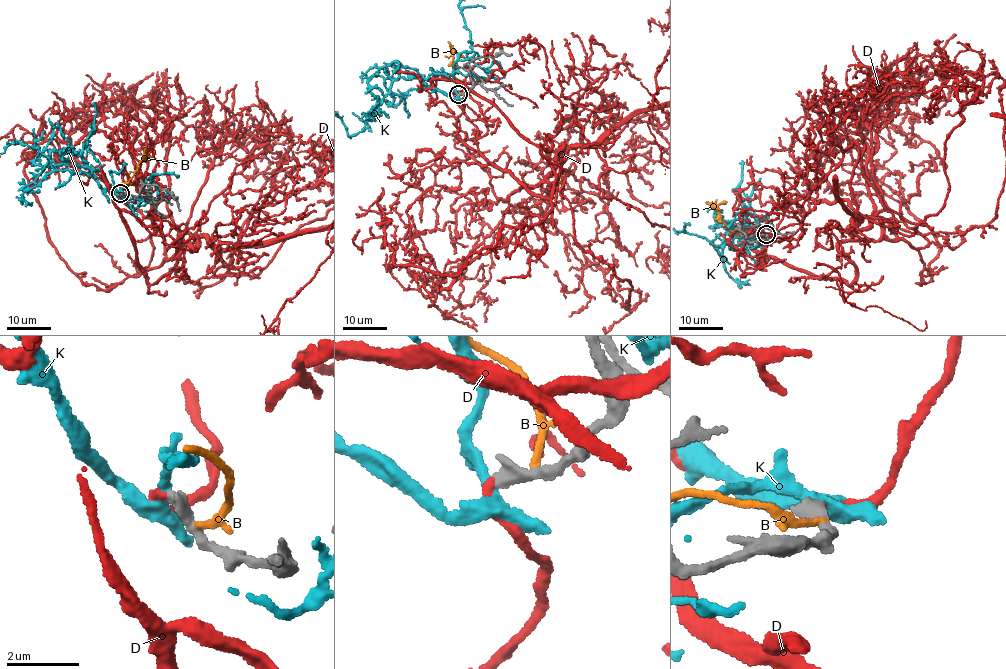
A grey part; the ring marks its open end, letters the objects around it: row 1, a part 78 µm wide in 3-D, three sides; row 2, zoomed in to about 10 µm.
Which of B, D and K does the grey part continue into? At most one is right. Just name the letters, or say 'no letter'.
D

